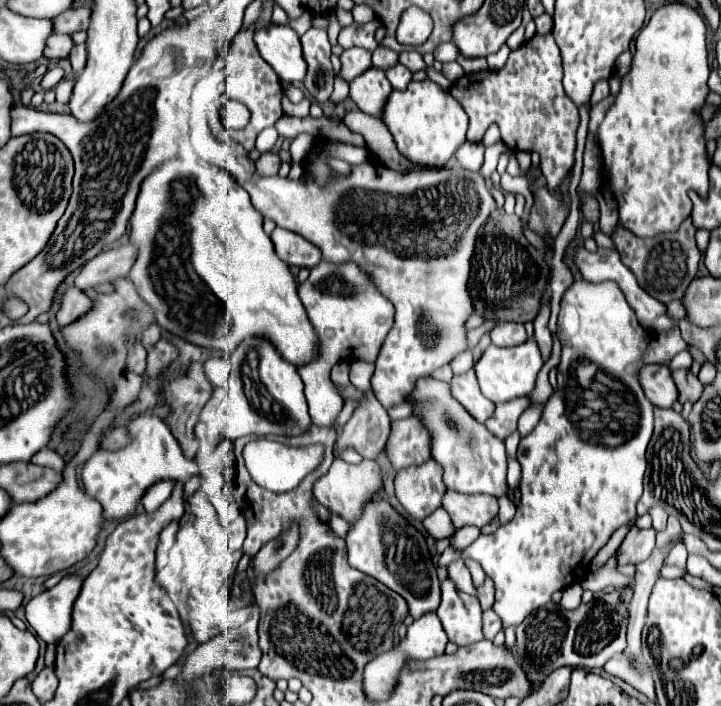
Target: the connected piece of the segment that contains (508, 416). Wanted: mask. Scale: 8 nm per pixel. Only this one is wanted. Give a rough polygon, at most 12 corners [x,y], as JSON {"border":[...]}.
{"border":[[525,397],[499,403],[485,427],[499,439],[517,429]]}

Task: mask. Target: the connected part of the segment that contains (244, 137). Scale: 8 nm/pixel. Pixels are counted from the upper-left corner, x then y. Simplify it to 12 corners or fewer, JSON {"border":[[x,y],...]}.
{"border":[[253,31],[219,55],[229,97],[251,111],[233,131],[245,151],[283,111],[283,87],[261,59]]}

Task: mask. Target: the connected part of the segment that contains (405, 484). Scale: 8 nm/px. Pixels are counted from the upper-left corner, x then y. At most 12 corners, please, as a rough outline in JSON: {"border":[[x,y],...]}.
{"border":[[433,459],[397,471],[395,495],[413,519],[447,489]]}

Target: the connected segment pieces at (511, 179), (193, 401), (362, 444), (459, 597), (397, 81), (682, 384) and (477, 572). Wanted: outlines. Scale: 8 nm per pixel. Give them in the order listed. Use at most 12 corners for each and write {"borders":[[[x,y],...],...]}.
{"borders":[[[501,175],[504,192],[522,194],[526,200],[522,224],[533,206],[528,180],[521,176]],[[201,363],[167,385],[167,419],[185,457],[197,453],[197,415],[213,383]],[[363,393],[345,423],[339,449],[355,447],[377,459],[389,437],[389,415]],[[441,583],[437,615],[451,643],[483,639],[479,599]],[[405,65],[387,69],[393,89],[403,91],[411,83],[411,71]],[[691,369],[673,371],[679,401],[697,401],[703,383]],[[465,559],[475,589],[483,585],[485,571],[477,561]]]}

